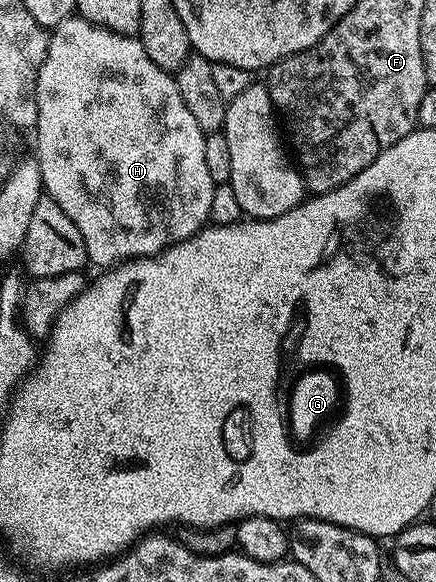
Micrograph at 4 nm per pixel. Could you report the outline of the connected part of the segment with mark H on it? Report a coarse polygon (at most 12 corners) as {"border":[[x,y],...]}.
{"border":[[80,17],[37,78],[44,194],[108,269],[209,223],[207,133]]}

